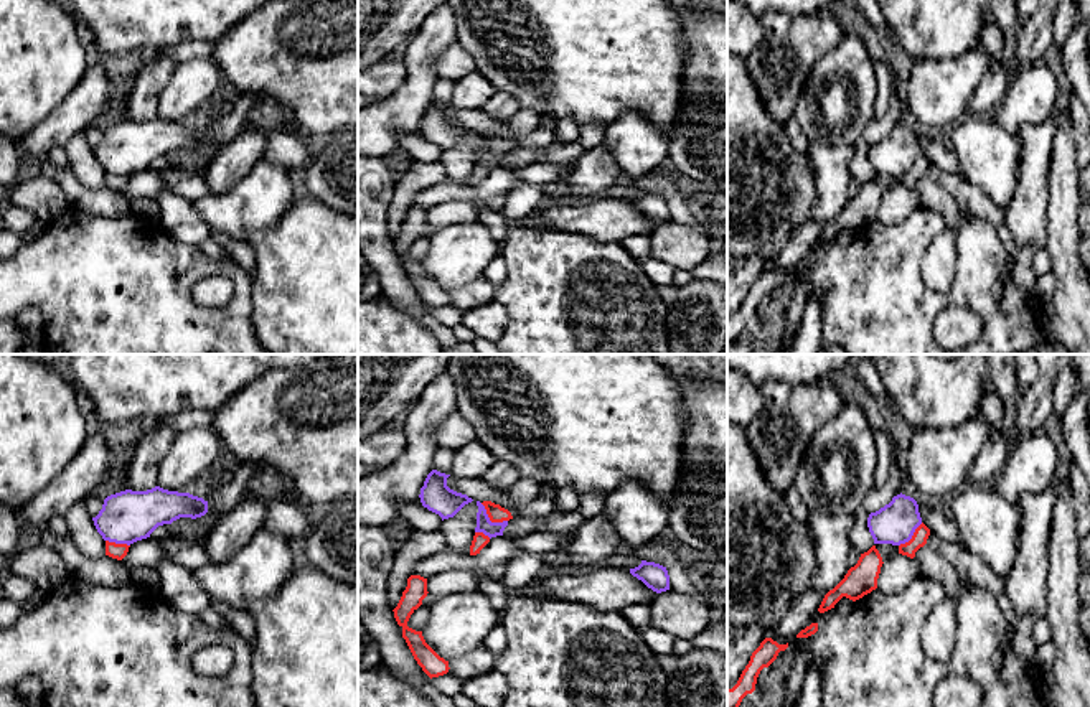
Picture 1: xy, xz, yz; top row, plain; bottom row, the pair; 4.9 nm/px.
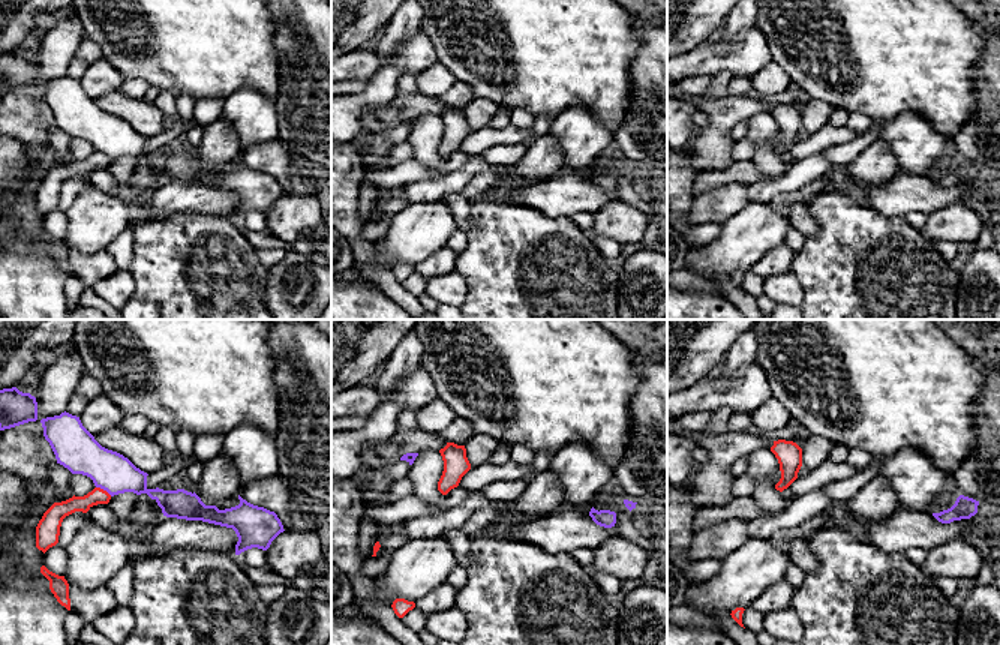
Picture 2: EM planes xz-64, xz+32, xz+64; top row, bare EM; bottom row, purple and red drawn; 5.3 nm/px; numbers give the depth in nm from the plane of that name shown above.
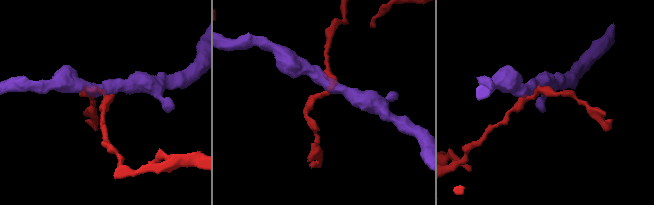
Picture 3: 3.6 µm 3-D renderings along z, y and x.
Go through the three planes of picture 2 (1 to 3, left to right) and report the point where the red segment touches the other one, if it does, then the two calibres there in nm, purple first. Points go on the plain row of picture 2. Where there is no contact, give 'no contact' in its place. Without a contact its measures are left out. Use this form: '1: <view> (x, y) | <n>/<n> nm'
1: xz-64 (104, 153) | 220/90 nm
2: no contact
3: no contact

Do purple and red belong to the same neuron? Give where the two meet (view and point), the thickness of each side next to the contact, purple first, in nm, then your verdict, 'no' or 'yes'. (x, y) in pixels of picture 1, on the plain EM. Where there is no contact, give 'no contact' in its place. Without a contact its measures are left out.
xz (488, 150) | 80/80 nm | no

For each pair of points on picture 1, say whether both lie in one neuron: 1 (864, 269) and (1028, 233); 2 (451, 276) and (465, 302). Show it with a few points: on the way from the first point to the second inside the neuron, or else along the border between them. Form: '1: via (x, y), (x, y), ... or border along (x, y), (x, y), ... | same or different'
1: border along (1001, 231), (1011, 246) | different
2: border along (482, 276), (449, 292) | different

